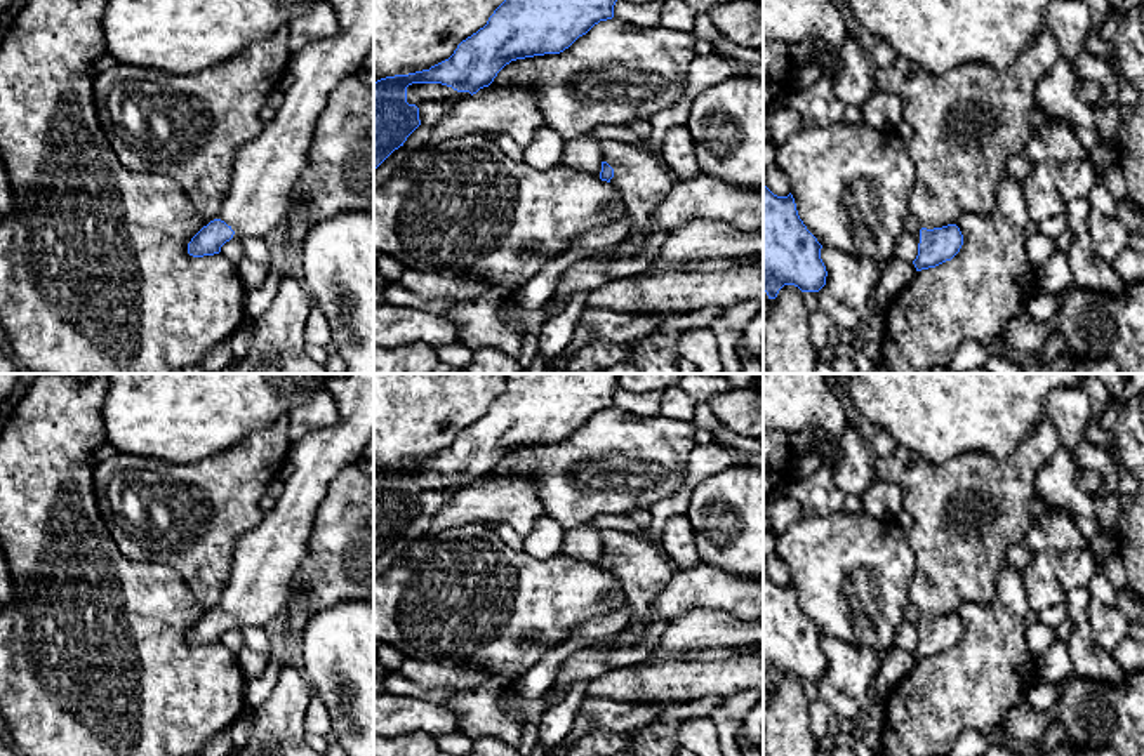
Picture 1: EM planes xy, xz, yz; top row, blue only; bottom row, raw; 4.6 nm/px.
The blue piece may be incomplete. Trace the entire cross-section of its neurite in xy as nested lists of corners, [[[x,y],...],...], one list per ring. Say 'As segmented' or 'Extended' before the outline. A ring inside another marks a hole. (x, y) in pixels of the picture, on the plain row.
Extended. [[[374,374],[330,375],[325,389],[334,396],[339,421],[292,445],[280,499],[256,528],[236,540],[229,584],[223,591],[219,605],[188,633],[190,645],[219,643],[231,627],[266,626],[285,610],[292,577],[306,556],[308,539],[329,485],[346,466],[358,462],[367,443],[374,438]]]

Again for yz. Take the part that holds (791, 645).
As segmented. [[[763,574],[763,681],[768,688],[784,674],[819,681],[828,666],[821,638],[800,608],[793,584],[777,586]]]

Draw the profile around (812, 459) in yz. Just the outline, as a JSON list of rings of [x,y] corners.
[[[810,445],[803,455],[795,457],[793,478],[805,478],[812,474],[822,466],[822,462],[822,452],[817,447]]]

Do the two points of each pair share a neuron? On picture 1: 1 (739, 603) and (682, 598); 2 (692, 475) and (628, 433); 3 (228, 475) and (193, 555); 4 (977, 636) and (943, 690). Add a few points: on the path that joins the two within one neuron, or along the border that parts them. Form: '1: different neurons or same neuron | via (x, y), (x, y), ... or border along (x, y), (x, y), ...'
1: same neuron | via (725, 596), (696, 596)
2: different neurons | border along (694, 444), (684, 478), (677, 487)
3: same neuron | via (221, 494), (219, 513), (206, 536)
4: same neuron | via (977, 650), (977, 656), (957, 676)

